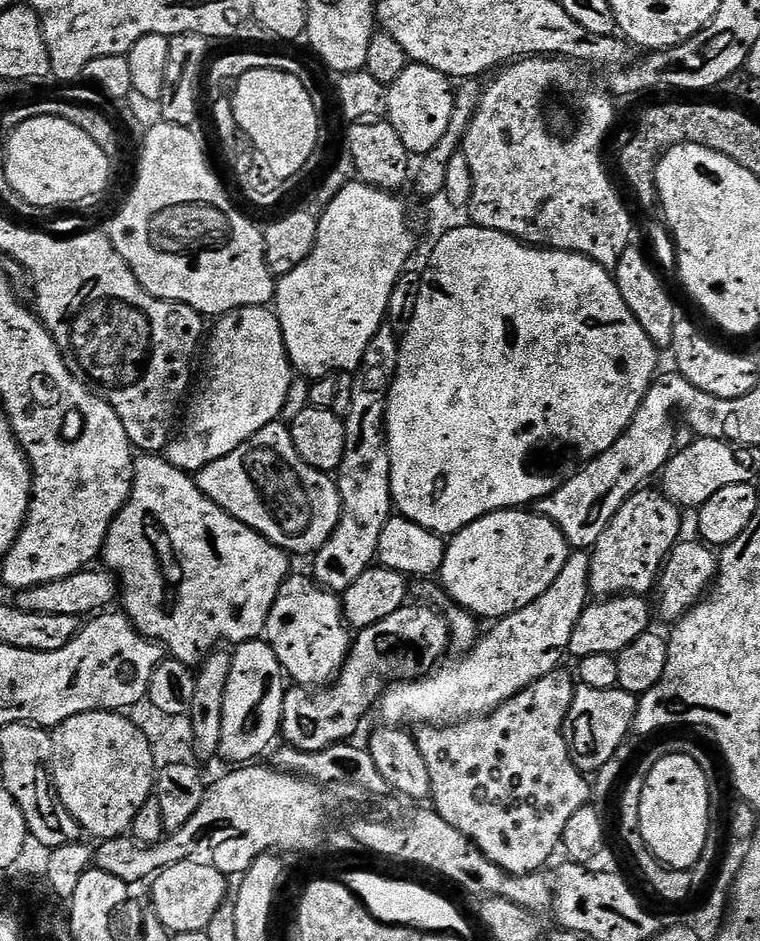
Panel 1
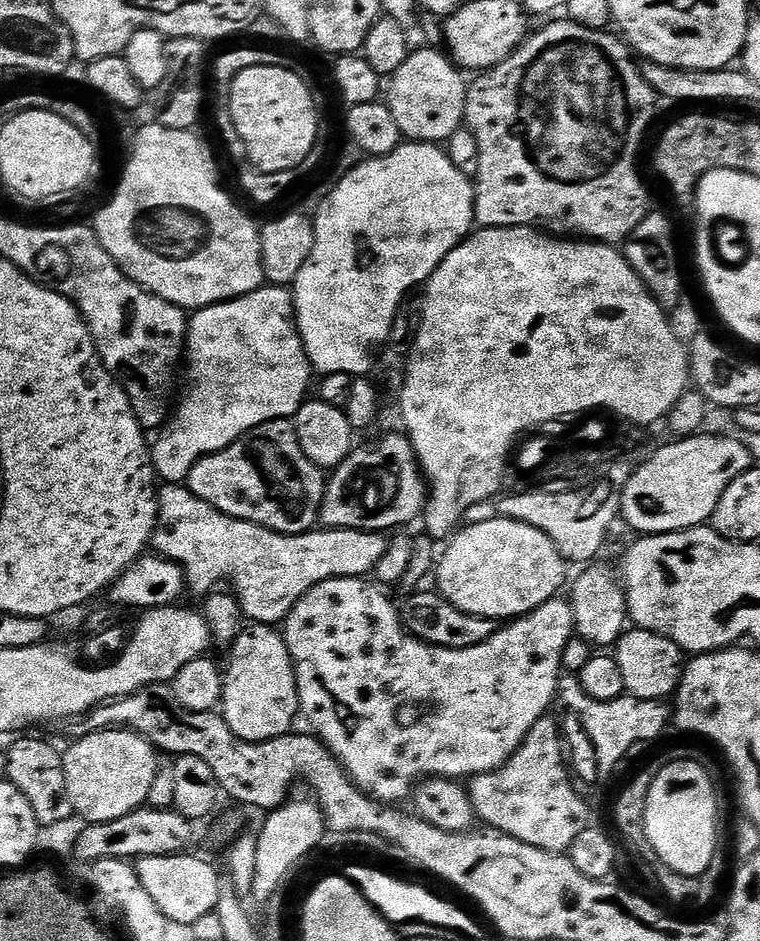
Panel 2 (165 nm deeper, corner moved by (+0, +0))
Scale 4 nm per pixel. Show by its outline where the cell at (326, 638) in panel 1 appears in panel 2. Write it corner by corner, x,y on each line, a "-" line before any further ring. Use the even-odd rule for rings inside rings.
347,576
337,580
327,580
314,590
307,592
294,606
294,610
288,619
283,621
282,635
292,662
296,666
296,689
300,699
300,712
308,719
308,724
313,733
324,741
330,751
335,754
340,765
352,779
352,783
381,802
400,802
413,795
418,782
425,778
475,778
483,776
485,772
494,772
501,768
510,759
517,748
524,743
526,734
534,726
534,722
545,719
548,707
553,707
558,696
558,685
562,679
562,654
566,646
574,638
576,627
574,626
574,614
571,603
567,599
557,598
548,600
542,606
538,606
533,612
505,623
500,631
494,633
485,644
470,646
462,650
453,648
439,648
436,644
427,644
419,636
413,636
406,627
401,613
388,601
388,596
375,583
367,584
364,578

